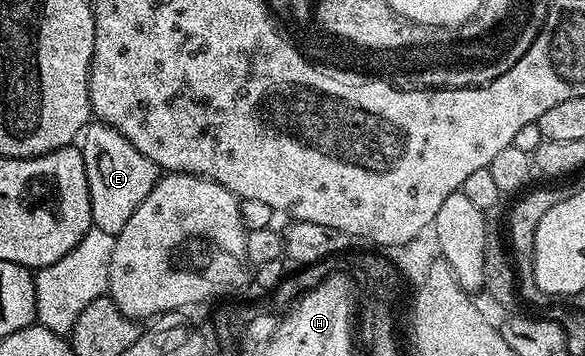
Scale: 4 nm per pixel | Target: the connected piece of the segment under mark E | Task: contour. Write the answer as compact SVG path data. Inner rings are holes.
M95 121L84 130L81 150L89 185L92 224L97 229L116 236L121 229L125 229L125 221L137 213L137 205L149 197L153 185L157 185L161 169L107 123Z

